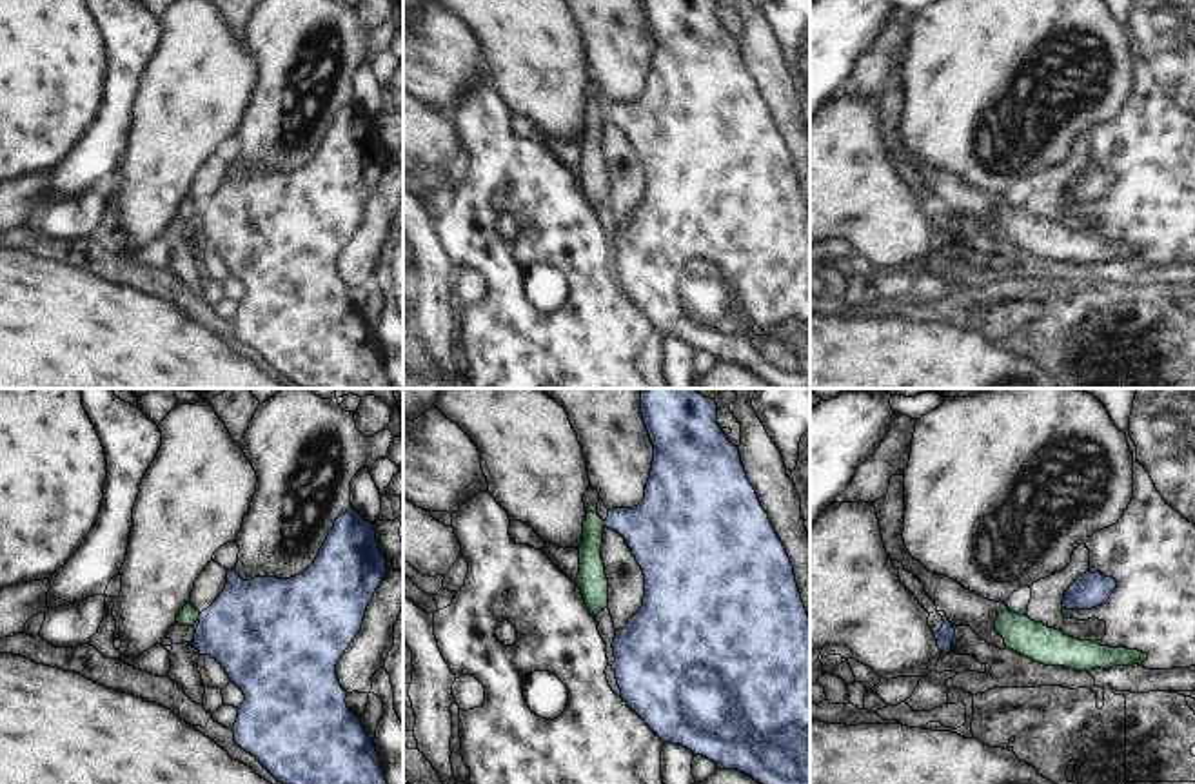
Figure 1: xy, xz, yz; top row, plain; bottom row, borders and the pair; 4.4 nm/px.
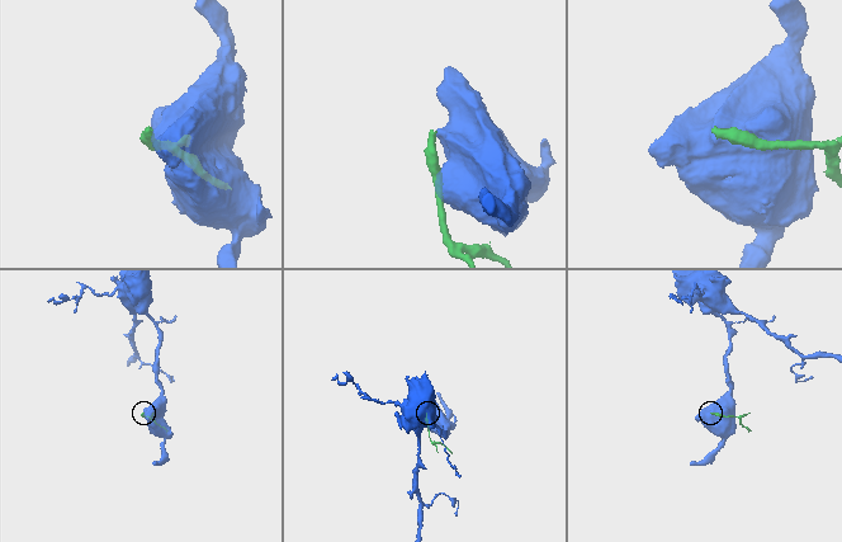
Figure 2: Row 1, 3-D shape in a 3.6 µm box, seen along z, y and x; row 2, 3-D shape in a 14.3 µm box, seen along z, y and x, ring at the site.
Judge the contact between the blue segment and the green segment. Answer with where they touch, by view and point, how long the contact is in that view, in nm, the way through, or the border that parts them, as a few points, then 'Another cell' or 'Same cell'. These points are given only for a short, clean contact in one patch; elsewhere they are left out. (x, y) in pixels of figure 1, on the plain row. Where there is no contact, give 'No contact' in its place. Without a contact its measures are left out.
Touches blue at xy (198, 211). Shared border 40 nm. Boundary: xy (200, 207), (197, 213). Another cell.

